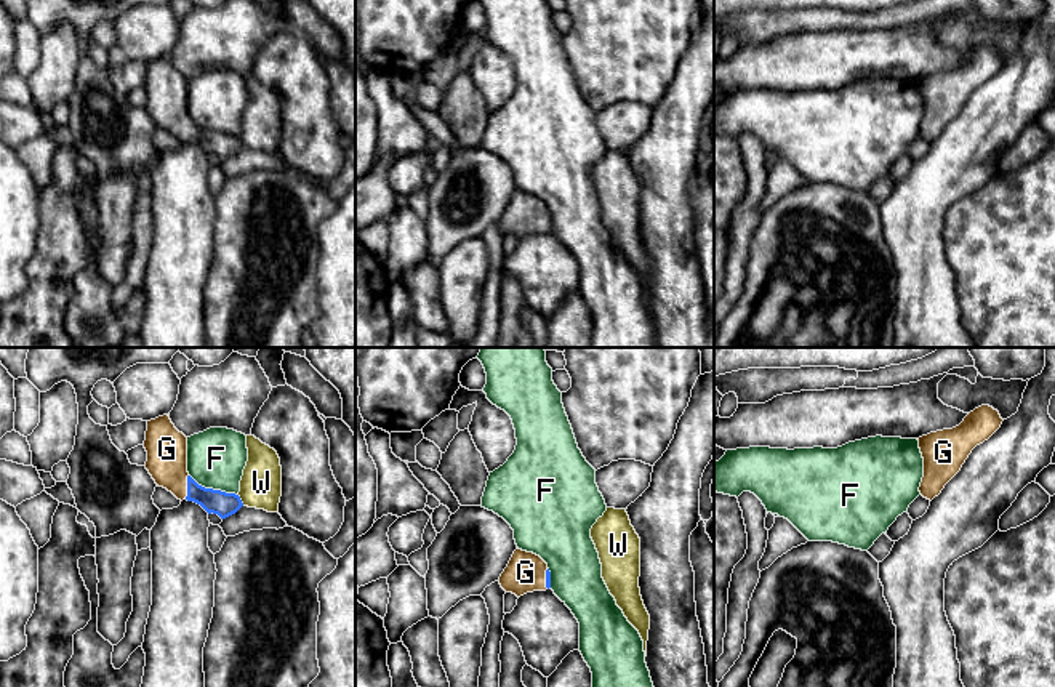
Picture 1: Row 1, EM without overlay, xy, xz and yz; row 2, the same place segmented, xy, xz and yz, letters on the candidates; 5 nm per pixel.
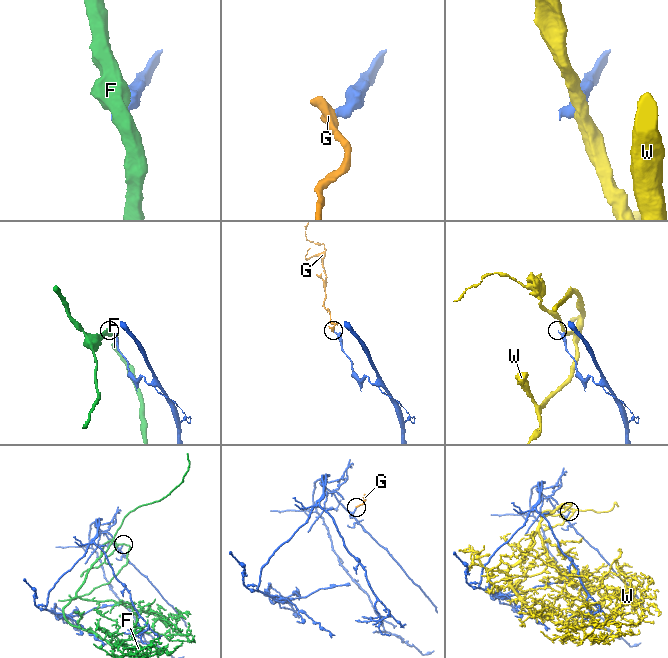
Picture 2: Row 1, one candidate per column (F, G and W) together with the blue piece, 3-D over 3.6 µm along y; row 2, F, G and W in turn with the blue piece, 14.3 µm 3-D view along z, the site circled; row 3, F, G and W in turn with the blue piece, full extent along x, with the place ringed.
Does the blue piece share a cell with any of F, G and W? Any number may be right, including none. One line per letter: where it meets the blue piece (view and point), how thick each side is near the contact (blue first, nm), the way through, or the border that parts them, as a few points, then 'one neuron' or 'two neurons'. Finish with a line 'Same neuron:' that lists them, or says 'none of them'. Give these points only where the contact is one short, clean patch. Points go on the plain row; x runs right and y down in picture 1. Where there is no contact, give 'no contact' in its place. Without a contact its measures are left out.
F: xy (212, 130) | 120/300 nm | two neurons
G: xy (188, 128) | 120/200 nm | one neuron
W: xy (240, 141) | 120/200 nm | along xy (237, 136), (244, 146) | two neurons
Same neuron: G

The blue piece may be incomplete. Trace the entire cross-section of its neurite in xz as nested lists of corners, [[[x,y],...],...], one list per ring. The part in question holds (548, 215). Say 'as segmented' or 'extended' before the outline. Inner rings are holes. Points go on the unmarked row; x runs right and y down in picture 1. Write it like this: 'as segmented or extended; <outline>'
extended; [[[517,189],[499,218],[499,226],[506,234],[520,239],[527,234],[549,231],[551,213],[540,197]]]

